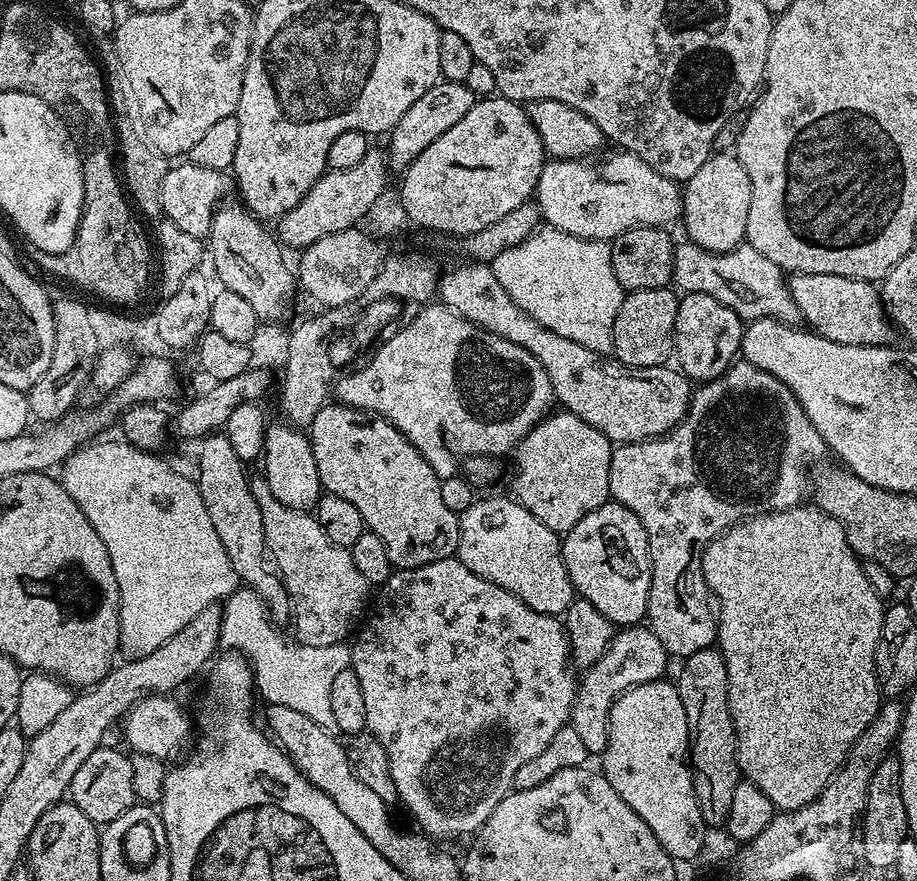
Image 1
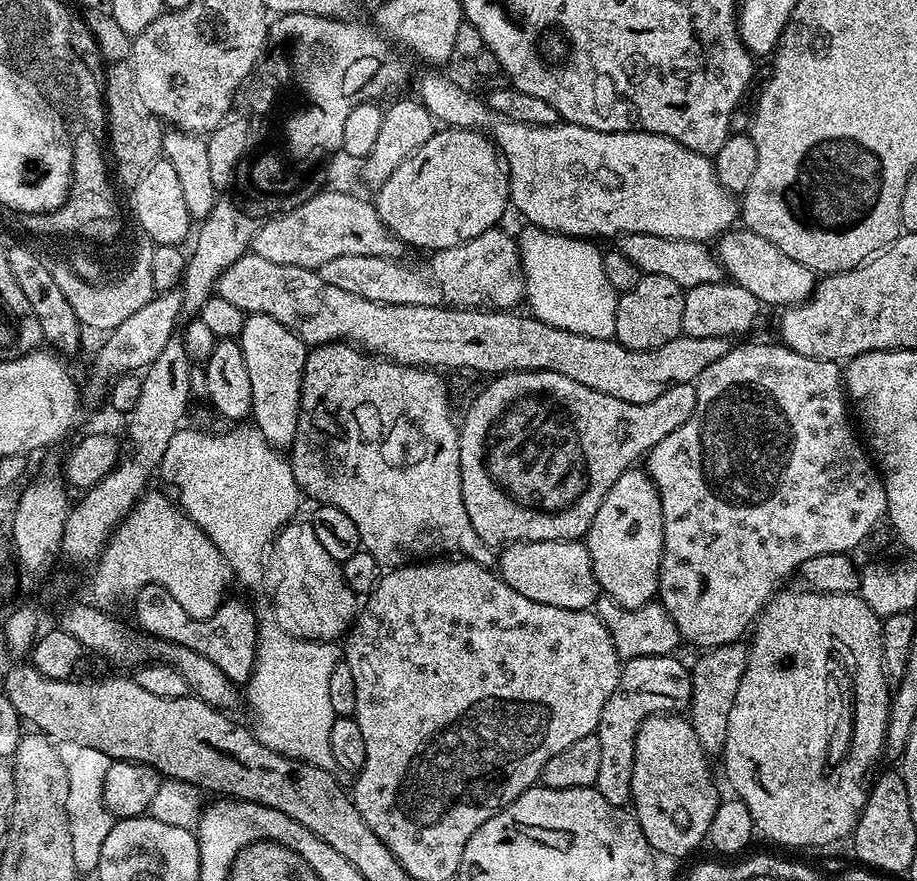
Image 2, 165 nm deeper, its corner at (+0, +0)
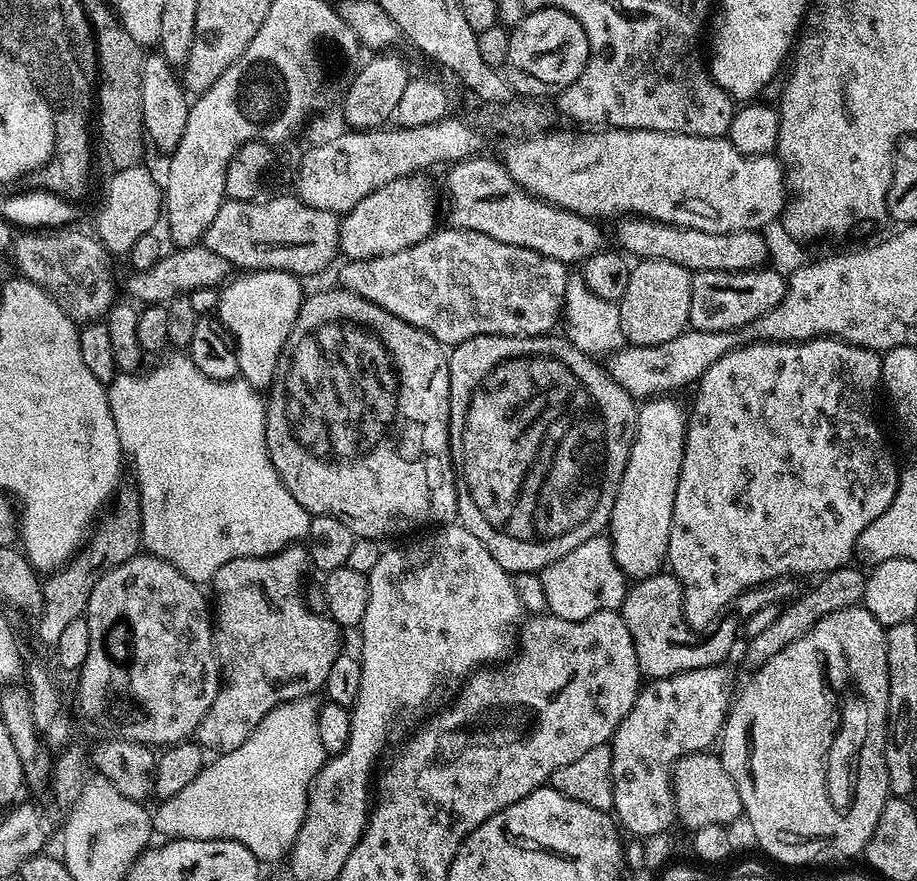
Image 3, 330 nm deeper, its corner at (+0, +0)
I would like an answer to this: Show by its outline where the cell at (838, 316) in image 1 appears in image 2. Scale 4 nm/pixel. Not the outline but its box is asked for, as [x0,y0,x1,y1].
[714,230,818,306]

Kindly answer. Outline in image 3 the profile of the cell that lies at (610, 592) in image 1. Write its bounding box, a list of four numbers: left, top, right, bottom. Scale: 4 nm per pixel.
[607,394,688,581]

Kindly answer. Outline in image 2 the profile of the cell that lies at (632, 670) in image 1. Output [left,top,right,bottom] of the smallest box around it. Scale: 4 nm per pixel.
[594,655,692,808]

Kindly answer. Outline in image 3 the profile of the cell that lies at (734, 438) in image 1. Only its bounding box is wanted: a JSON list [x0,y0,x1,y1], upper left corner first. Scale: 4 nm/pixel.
[666,336,900,630]

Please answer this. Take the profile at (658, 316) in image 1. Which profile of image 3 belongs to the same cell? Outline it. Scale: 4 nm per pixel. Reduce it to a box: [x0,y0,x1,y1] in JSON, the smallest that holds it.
[618,260,692,346]

